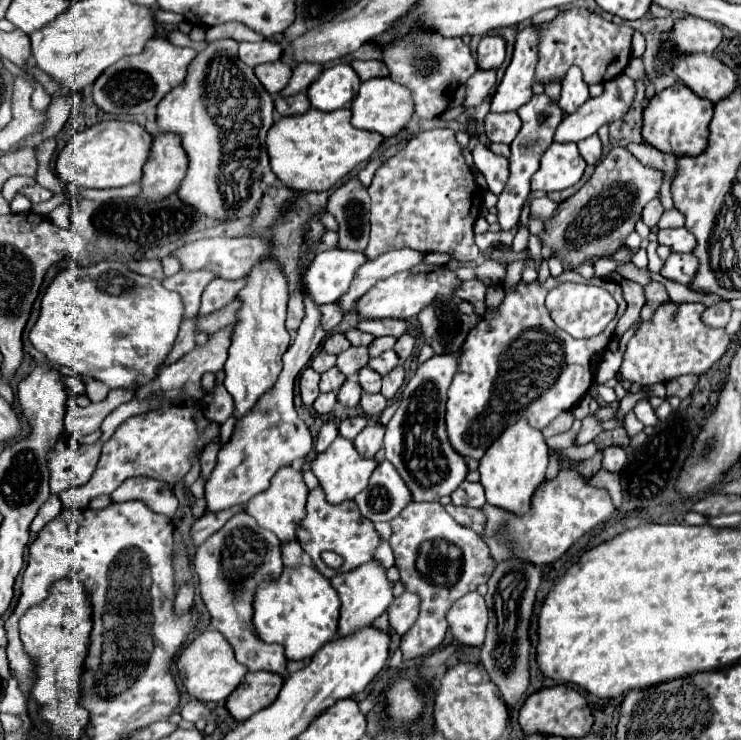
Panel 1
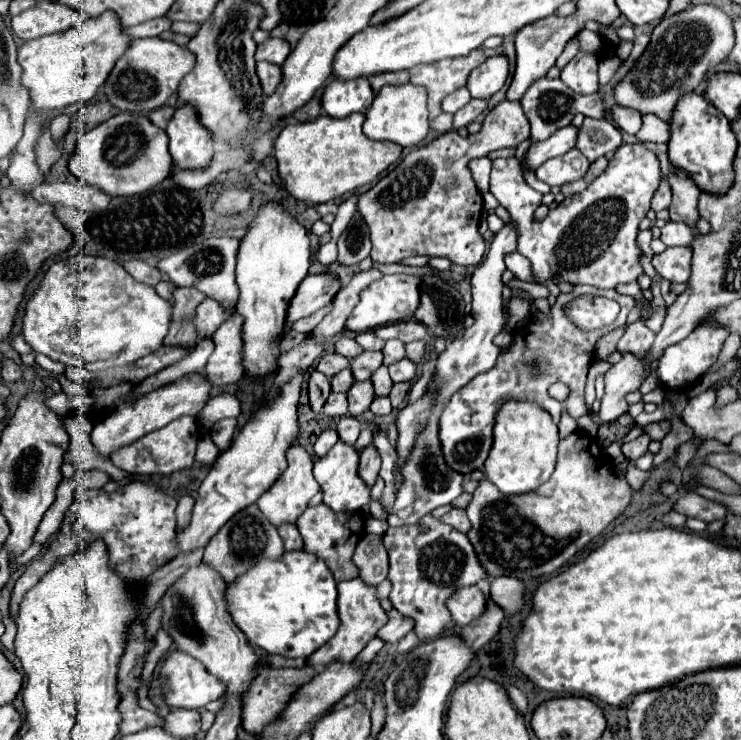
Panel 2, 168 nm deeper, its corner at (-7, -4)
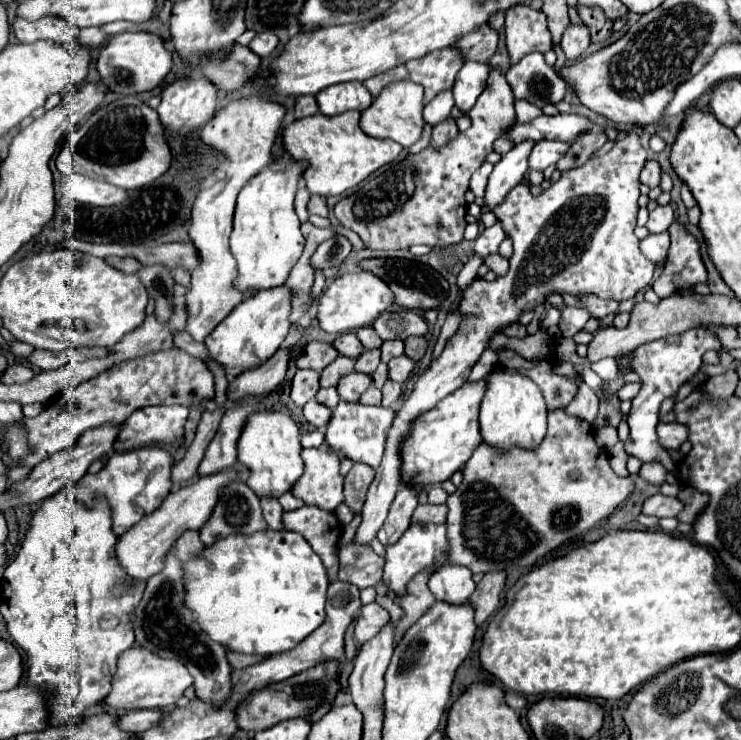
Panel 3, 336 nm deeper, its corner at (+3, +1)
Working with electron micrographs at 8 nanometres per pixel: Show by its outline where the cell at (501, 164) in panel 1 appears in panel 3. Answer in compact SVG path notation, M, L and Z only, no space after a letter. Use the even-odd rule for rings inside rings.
M626 135L622 141L618 141L604 157L592 159L584 163L582 167L568 169L560 175L556 183L552 183L546 191L542 191L538 197L532 195L528 185L514 187L504 203L494 209L496 217L502 221L502 229L510 235L514 243L514 253L510 257L510 269L504 277L496 277L494 281L486 281L476 277L466 291L462 293L462 299L458 303L458 313L462 315L462 321L458 325L458 331L448 339L442 355L432 361L432 365L418 377L414 391L408 399L404 399L402 407L396 413L396 419L392 423L392 429L388 431L386 451L382 457L380 467L376 469L376 477L368 489L368 497L362 509L362 523L354 535L354 543L358 545L370 545L376 533L380 531L382 523L386 521L388 509L394 501L396 489L400 487L400 443L410 433L412 421L422 415L424 411L430 411L440 399L454 393L464 385L468 379L474 363L480 359L480 355L488 349L490 339L502 331L508 325L518 323L520 315L526 311L534 311L536 305L546 303L546 297L552 293L568 293L568 295L596 295L600 299L614 299L614 301L626 301L634 299L650 281L654 273L654 263L646 259L640 253L638 237L634 235L636 227L636 215L638 215L638 197L640 197L640 169L646 163L646 151L642 149L636 135Z

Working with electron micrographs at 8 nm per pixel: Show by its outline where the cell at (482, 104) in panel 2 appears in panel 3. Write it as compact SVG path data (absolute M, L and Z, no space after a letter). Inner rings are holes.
M446 119L444 123L438 123L434 129L432 129L432 135L430 135L430 147L442 147L446 145L448 141L456 139L458 135L458 127L454 123L454 119Z

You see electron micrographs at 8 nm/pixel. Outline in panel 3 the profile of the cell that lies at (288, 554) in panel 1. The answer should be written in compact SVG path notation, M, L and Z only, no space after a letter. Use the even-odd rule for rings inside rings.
M260 499L262 501L262 513L270 529L280 531L282 529L282 507L278 499Z

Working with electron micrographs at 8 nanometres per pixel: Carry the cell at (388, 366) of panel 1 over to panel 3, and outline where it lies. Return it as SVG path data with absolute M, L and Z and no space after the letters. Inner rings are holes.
M406 355L392 359L392 361L388 363L388 367L390 367L390 373L388 373L388 375L390 375L390 379L396 381L396 383L404 383L404 381L416 371L416 363L414 363L410 357L406 357Z

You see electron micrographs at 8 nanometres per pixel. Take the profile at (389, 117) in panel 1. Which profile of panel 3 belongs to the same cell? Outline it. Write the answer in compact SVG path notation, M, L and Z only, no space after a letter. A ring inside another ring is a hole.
M410 79L390 83L382 89L382 93L372 101L372 105L362 113L360 117L360 129L370 137L384 137L400 143L402 147L410 147L422 137L424 131L424 119L422 119L422 103L424 91L418 83L412 83Z

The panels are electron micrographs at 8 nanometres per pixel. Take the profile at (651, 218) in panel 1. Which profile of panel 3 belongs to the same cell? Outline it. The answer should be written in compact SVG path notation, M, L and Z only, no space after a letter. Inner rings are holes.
M648 159L640 171L640 181L646 183L648 187L656 187L660 183L660 173L662 173L660 163L656 159Z

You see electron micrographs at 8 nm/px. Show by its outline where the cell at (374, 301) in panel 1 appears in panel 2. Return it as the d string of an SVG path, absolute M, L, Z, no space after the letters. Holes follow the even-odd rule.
M406 274L382 276L378 282L372 282L360 294L360 302L346 320L346 328L352 332L368 332L390 322L412 320L416 308L420 306L420 284L422 284L420 276L406 276Z

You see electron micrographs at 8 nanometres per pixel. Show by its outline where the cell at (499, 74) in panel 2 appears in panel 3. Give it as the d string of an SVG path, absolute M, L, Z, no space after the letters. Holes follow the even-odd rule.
M468 61L462 65L456 83L452 87L452 95L454 95L454 103L462 113L468 113L478 95L482 93L482 87L486 87L486 75L490 73L490 65L484 63L476 63L476 61Z

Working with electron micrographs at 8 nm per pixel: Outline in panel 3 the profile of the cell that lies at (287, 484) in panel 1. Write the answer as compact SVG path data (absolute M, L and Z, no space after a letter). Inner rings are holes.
M278 411L252 413L238 437L238 461L250 471L246 485L256 491L258 497L280 497L282 493L290 491L292 483L296 483L304 471L300 451L300 431L290 415Z

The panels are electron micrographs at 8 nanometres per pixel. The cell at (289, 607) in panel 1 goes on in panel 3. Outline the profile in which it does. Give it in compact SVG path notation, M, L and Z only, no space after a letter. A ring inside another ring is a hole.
M256 531L252 535L228 535L218 543L204 547L202 555L196 555L184 567L186 607L190 607L194 621L214 639L236 653L276 655L296 647L314 629L318 629L326 617L324 601L328 577L322 561L314 555L312 547L296 531Z

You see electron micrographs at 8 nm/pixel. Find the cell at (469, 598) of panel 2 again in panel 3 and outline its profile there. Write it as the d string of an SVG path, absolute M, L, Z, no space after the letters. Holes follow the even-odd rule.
M442 565L432 573L428 587L440 601L466 603L474 593L476 583L472 581L470 569L460 565Z

